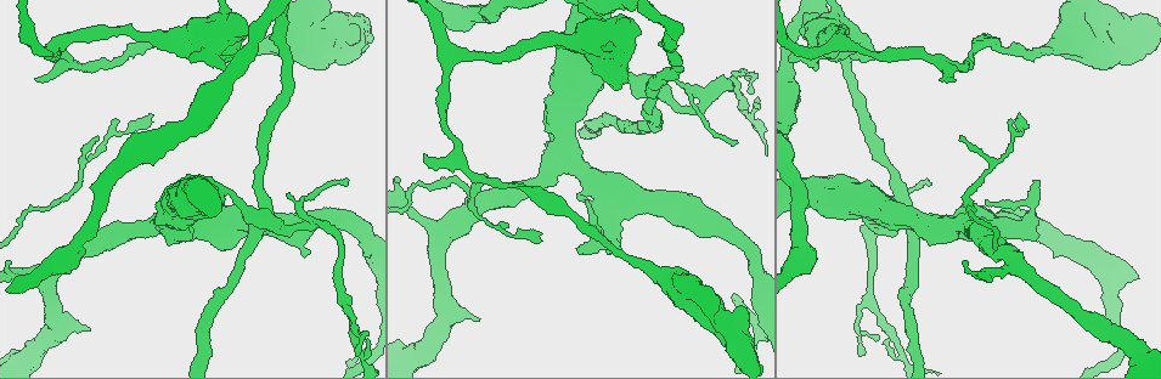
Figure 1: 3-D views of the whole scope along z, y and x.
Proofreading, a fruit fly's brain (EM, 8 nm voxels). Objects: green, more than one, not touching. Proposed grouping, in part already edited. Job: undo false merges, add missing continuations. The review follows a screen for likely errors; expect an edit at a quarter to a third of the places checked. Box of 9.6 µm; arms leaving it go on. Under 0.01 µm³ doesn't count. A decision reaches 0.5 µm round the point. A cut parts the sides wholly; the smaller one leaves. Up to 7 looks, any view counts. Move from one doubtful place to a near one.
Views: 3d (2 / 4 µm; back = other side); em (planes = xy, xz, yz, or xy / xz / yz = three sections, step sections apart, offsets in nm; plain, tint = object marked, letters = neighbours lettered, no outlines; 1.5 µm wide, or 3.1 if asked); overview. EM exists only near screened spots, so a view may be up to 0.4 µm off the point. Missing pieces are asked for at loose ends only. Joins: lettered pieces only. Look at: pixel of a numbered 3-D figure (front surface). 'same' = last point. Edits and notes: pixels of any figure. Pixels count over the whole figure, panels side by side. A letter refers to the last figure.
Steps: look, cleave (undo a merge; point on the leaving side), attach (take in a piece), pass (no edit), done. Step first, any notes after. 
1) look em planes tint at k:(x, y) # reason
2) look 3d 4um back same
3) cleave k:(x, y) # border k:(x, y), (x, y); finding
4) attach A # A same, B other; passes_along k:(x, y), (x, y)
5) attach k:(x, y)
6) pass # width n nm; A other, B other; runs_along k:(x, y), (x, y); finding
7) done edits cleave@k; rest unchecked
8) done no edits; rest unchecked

look 3d 4um at 1:(865, 45) # thick turns thin

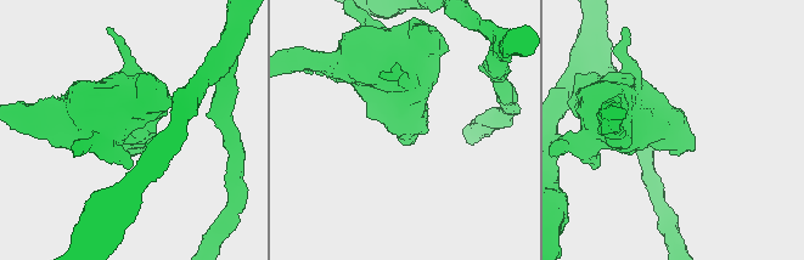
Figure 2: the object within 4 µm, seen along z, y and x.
look em planes letters at 2:(672, 133)

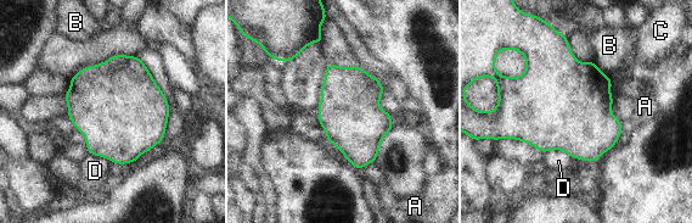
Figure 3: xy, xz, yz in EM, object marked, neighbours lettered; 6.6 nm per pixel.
pass # A other, B other, C other, D other; border 3:(564, 151), (573, 157), (591, 162); all the same cell

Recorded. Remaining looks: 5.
look em xy step 8 letters at 1:(99, 137) # an open end

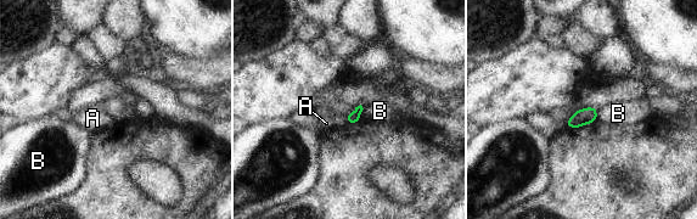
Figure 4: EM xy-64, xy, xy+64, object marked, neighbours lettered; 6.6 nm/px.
pass # longest_contact B 80 nm; A other, B other; border 4:(596, 110), (597, 121); no lettered piece goes on from it

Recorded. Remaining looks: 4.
look em planes tint at 1:(288, 195) # an open end

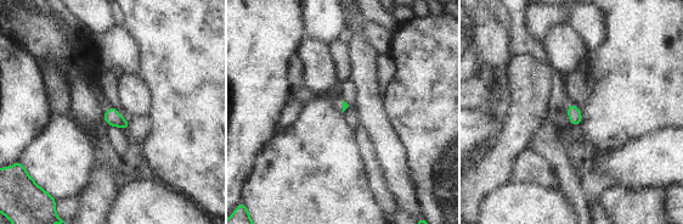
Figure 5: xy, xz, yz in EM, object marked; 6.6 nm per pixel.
look em planes letters same # what lies round it

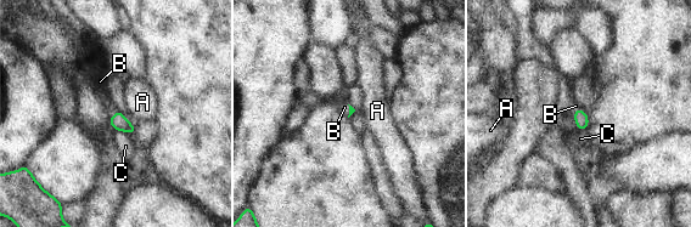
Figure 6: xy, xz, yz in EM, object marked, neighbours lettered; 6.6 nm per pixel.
attach B # A other, B same, C other; passes_along 6:(119, 121), (116, 113), (100, 81); the cell continues

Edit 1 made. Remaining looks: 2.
done edits attach@6; rest unchecked

